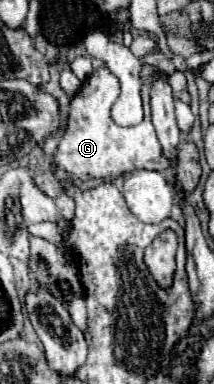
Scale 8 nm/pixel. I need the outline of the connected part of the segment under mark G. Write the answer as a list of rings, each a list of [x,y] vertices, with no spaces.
[[[144,64],[142,66],[142,102],[144,102],[144,120],[136,126],[122,128],[114,124],[110,118],[110,106],[116,102],[120,94],[118,78],[102,66],[100,70],[92,72],[92,76],[82,84],[80,92],[70,102],[68,112],[68,128],[64,138],[58,144],[54,162],[66,170],[68,174],[78,174],[80,178],[116,178],[124,172],[132,170],[166,170],[168,160],[162,156],[160,142],[156,138],[156,130],[150,122],[150,106],[148,106],[148,90],[150,80],[156,72],[156,66]]]

